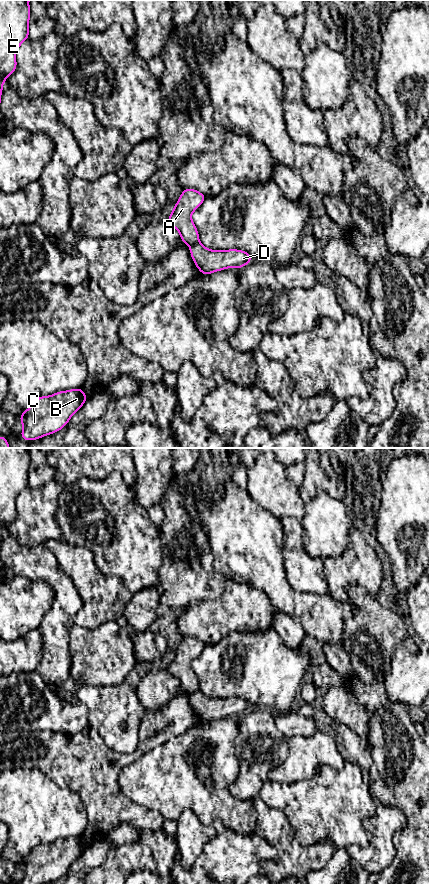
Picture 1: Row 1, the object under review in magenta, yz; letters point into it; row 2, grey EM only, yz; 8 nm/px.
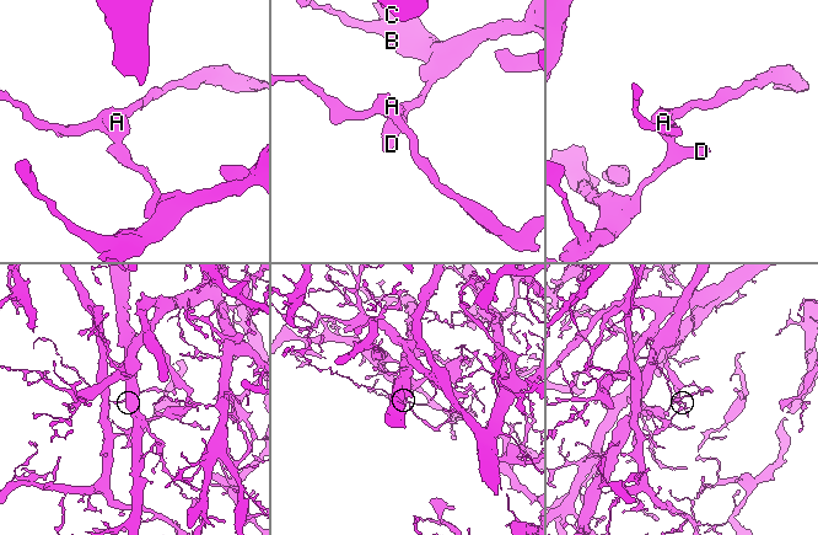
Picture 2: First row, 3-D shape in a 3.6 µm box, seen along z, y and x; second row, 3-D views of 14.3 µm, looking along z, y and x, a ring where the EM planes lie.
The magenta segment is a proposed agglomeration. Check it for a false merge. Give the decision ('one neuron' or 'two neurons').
two neurons

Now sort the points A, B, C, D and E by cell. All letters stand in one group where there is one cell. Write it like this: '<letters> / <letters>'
A E / B C D

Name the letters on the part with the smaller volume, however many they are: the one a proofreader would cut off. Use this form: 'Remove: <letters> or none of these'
Remove: B, C, D

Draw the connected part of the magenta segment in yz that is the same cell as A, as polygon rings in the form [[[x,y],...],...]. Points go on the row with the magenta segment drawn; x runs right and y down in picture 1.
[[[184,189],[178,202],[174,205],[171,215],[166,220],[178,230],[181,241],[188,246],[199,242],[199,233],[191,215],[202,205],[206,198],[206,195],[195,189]]]

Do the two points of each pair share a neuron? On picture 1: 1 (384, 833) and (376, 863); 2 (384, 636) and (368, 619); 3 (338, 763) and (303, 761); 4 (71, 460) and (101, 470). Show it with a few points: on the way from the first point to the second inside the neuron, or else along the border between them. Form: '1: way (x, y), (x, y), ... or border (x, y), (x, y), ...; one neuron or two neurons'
1: way (381, 840), (381, 849), (376, 856); one neuron
2: way (380, 632), (371, 623); one neuron
3: way (329, 760), (312, 760); one neuron
4: way (78, 460), (91, 460), (94, 463); one neuron

